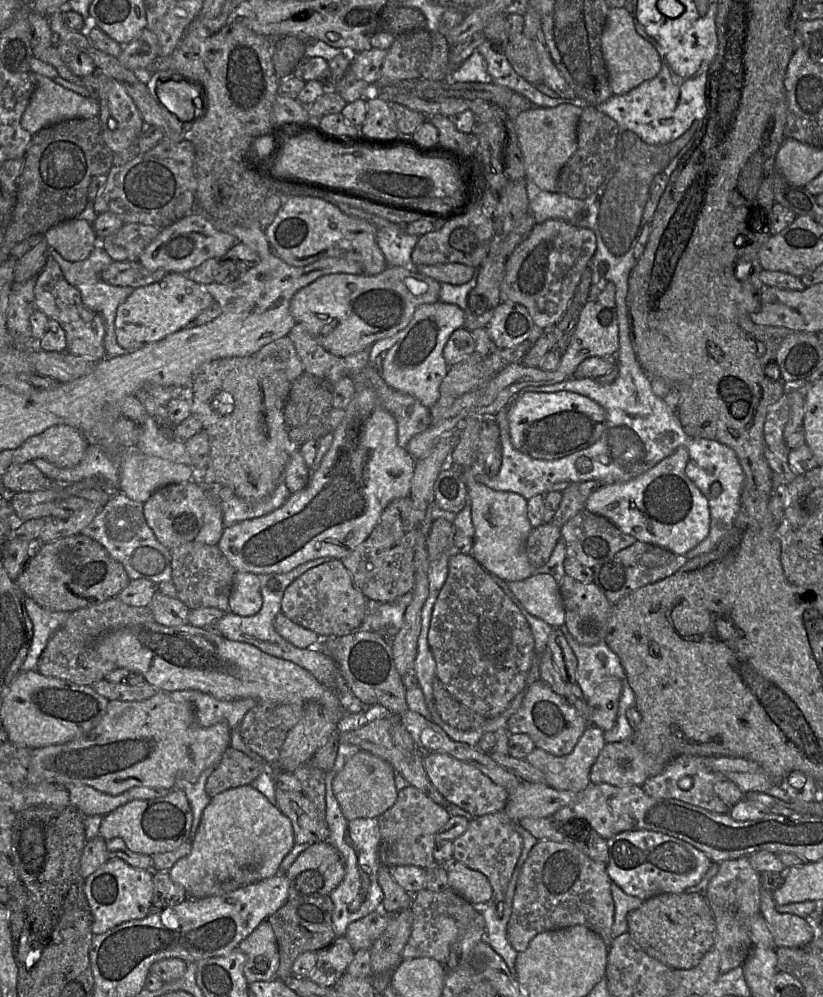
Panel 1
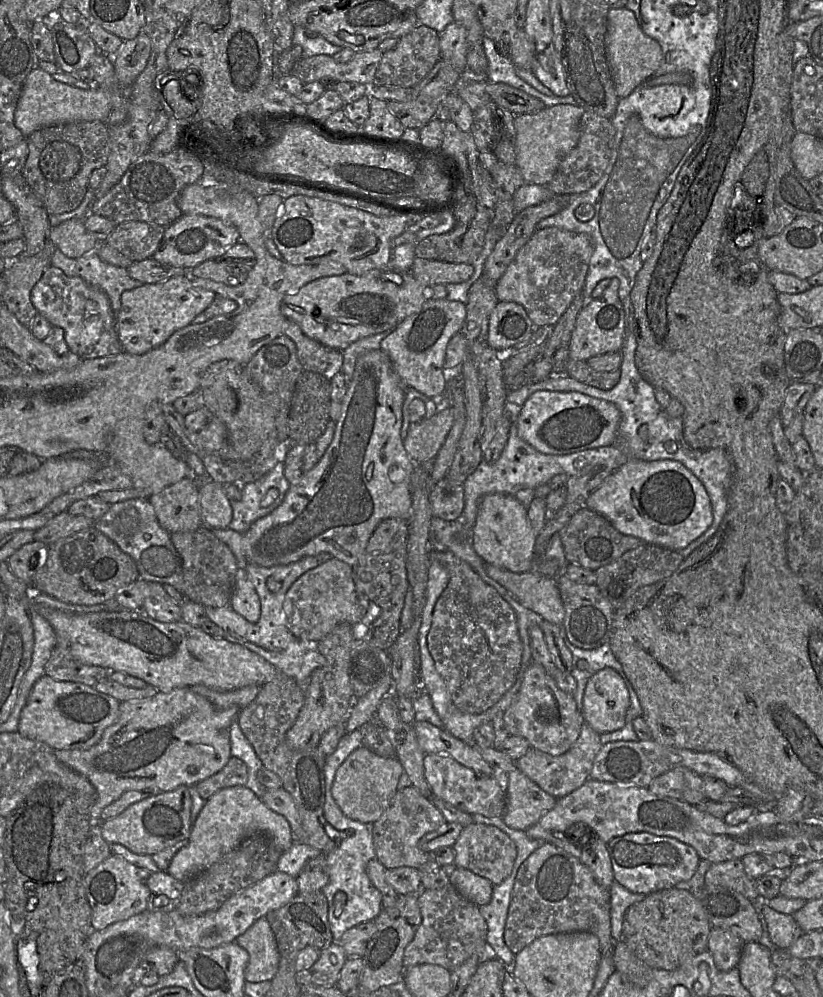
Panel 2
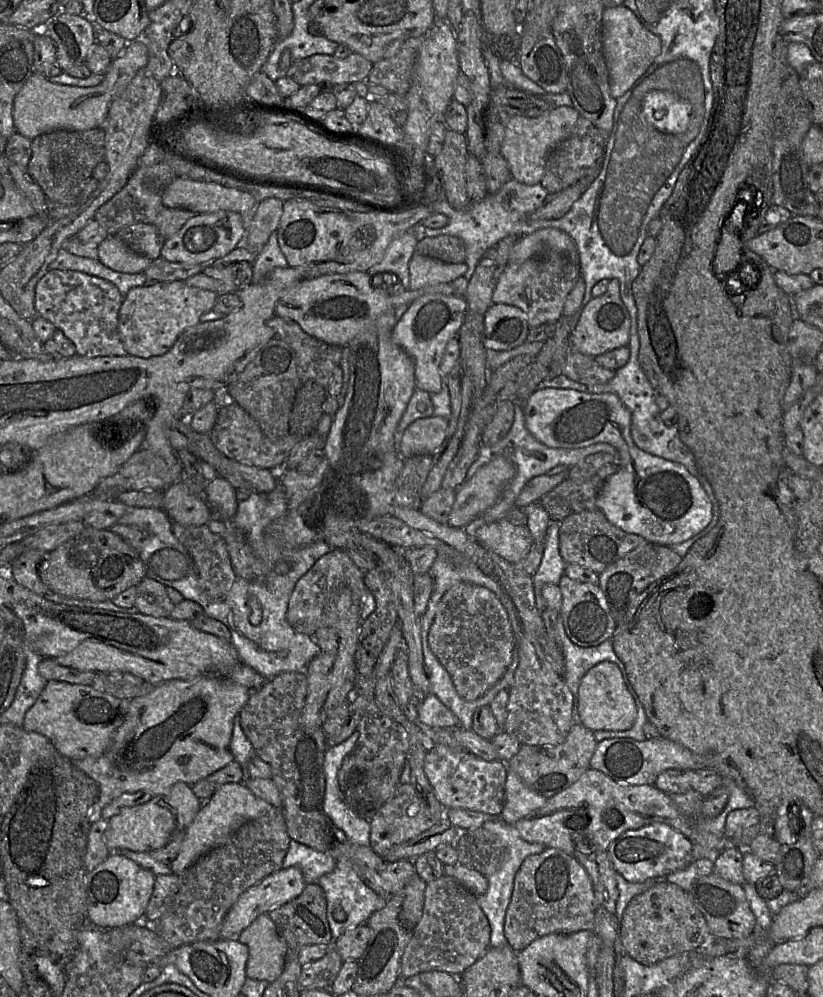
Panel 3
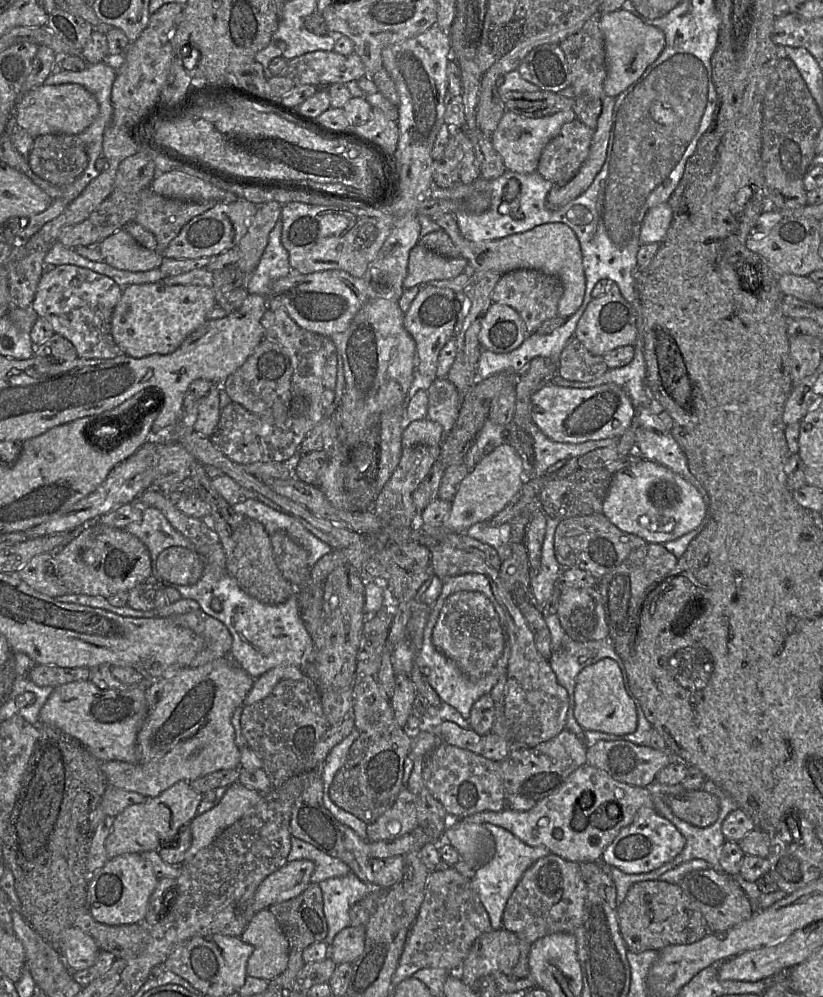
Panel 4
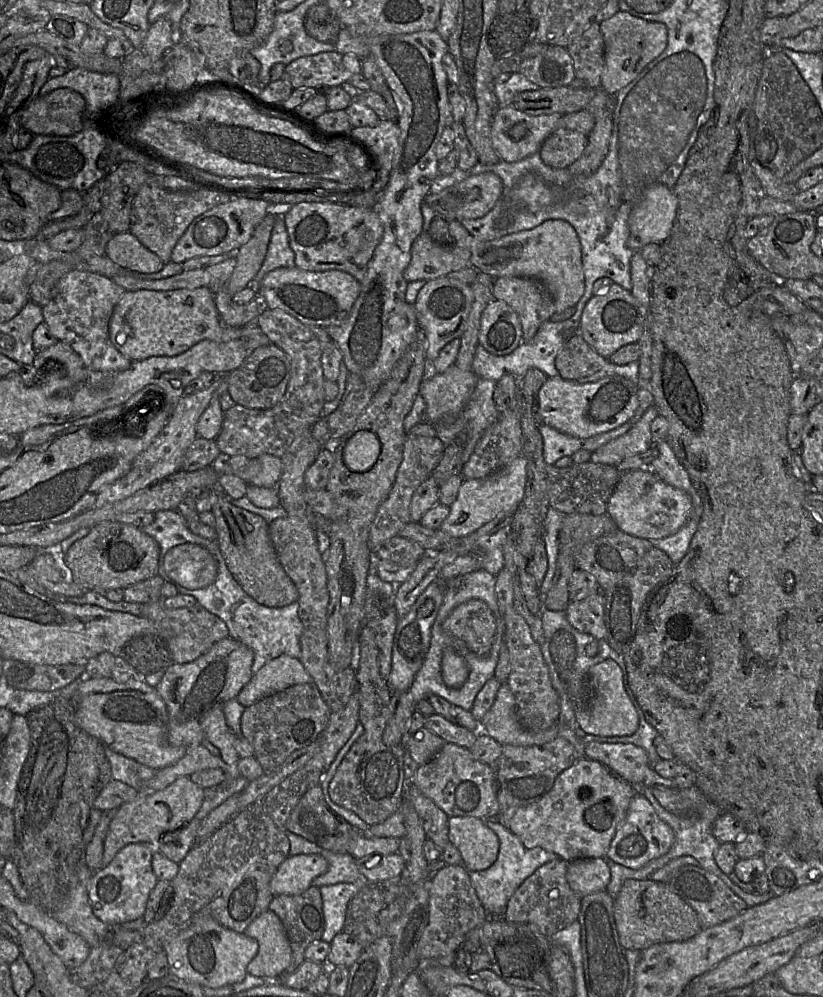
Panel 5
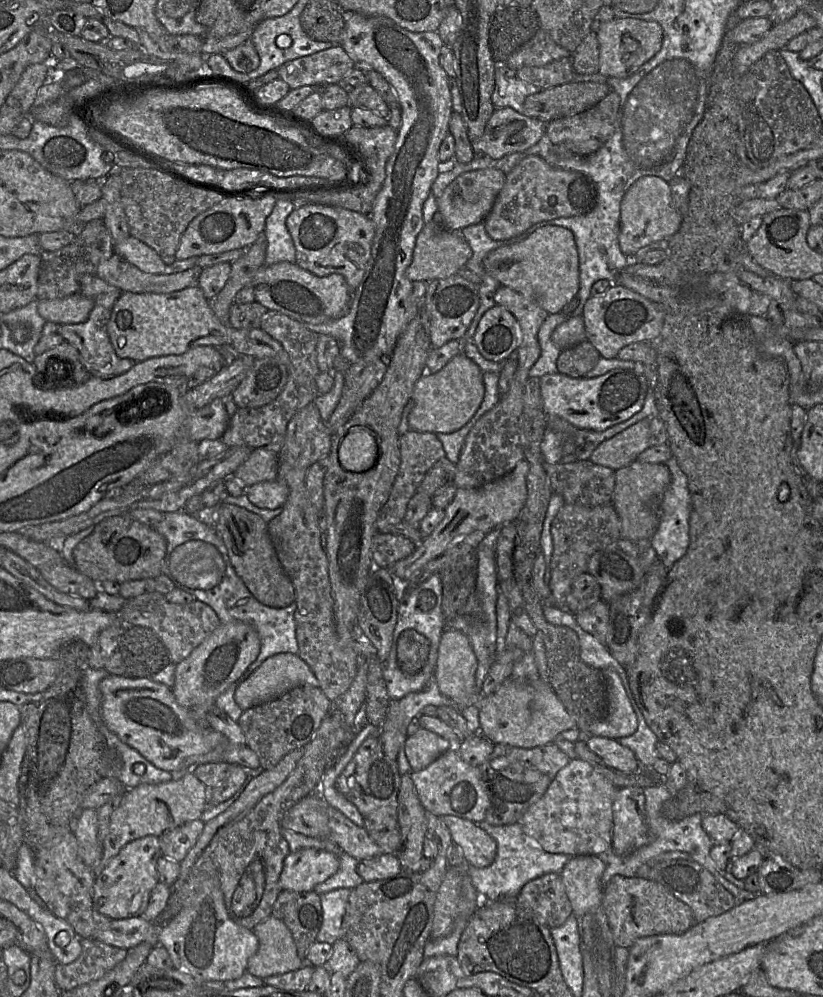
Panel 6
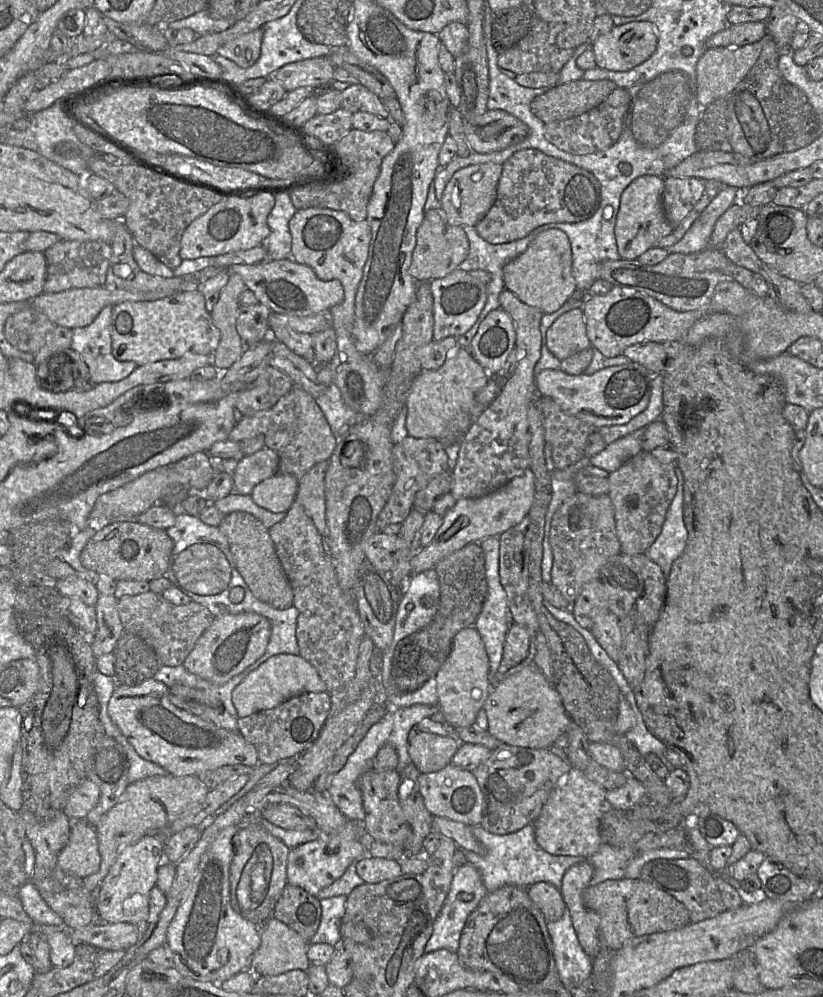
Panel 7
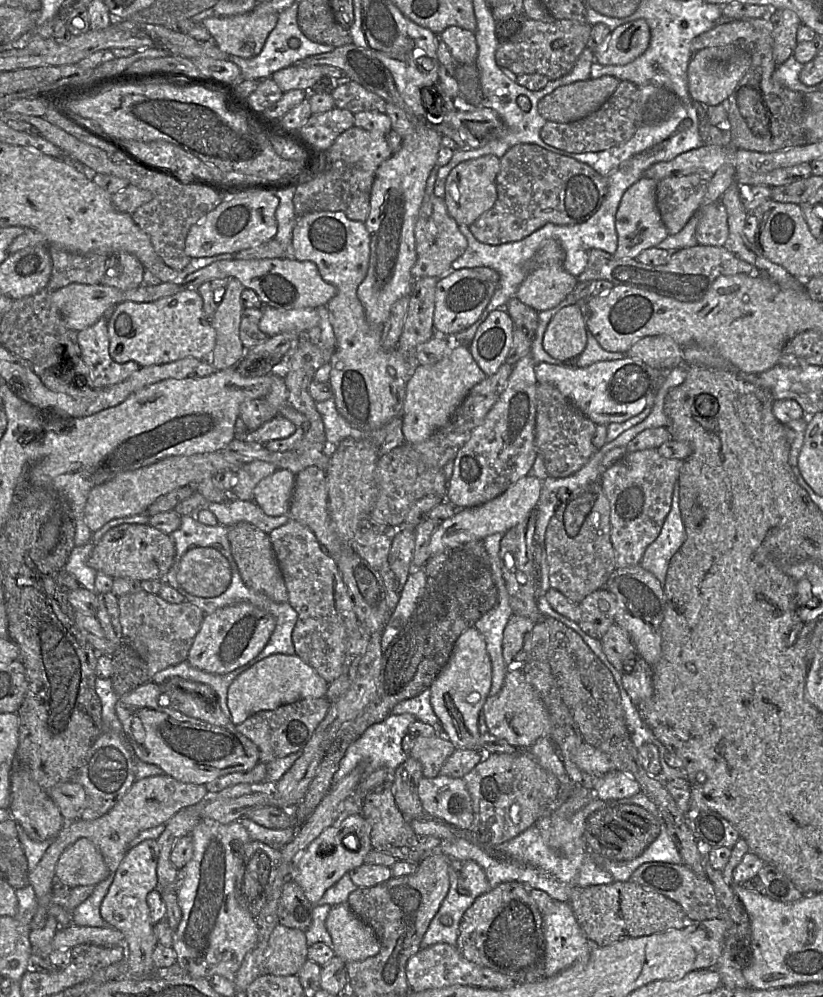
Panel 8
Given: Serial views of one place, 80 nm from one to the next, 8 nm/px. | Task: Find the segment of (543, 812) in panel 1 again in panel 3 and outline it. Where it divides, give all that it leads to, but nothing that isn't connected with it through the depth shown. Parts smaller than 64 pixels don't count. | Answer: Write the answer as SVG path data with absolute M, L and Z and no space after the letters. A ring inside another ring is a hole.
M508 769L502 821L514 825L542 808L547 800L548 798L528 787L517 774Z

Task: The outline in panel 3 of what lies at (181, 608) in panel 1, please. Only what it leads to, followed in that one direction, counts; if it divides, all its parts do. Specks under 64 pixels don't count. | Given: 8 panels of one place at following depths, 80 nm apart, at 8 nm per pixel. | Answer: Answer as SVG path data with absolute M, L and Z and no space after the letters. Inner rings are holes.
M145 577L136 586L135 610L153 617L169 617L175 604L169 599L165 585Z

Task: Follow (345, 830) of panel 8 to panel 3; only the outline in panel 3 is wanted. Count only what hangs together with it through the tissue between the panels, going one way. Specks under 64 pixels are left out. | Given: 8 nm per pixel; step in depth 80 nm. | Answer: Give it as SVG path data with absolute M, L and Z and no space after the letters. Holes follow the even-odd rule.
M297 867L282 868L267 876L242 893L230 908L223 919L219 939L238 939L240 933L259 915L268 913L270 910L292 901L303 892L305 886L306 882L302 871Z

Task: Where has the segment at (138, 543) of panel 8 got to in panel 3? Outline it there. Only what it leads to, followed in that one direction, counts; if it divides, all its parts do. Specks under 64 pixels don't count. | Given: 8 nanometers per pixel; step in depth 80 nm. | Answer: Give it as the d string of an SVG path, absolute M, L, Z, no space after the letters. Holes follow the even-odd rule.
M86 526L78 535L46 553L38 566L39 577L52 592L94 602L111 600L146 577L139 554L110 529Z

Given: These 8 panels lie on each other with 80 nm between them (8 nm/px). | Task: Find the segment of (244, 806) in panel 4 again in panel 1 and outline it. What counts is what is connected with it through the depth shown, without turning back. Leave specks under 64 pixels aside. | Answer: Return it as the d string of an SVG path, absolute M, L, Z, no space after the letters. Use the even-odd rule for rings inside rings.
M245 785L226 790L210 800L190 853L180 858L168 873L174 883L184 888L187 898L219 895L227 881L250 885L278 874L281 861L294 844L289 818L262 793Z

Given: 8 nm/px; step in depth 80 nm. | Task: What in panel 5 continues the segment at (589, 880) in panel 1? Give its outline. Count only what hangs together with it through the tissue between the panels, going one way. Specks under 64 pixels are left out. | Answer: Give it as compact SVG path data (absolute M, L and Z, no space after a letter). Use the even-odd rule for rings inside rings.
M557 858L540 866L510 898L503 918L511 923L536 926L547 937L578 920L582 898L575 893L566 878L569 862Z

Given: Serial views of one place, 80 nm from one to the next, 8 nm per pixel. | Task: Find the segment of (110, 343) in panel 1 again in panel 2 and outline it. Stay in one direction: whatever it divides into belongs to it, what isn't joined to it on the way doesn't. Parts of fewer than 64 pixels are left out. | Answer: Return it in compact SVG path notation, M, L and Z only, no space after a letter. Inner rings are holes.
M55 249L50 266L61 269L69 277L79 277L90 286L103 291L115 315L121 307L122 293L143 285L130 277L127 268L102 261L96 252L80 258L69 258Z

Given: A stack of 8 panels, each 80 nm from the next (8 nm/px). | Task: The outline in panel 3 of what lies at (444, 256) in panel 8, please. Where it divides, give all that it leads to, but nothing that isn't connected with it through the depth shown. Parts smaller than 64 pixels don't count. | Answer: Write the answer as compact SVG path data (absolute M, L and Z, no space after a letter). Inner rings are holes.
M415 252L409 263L410 290L437 283L451 283L468 270L465 262L448 263Z

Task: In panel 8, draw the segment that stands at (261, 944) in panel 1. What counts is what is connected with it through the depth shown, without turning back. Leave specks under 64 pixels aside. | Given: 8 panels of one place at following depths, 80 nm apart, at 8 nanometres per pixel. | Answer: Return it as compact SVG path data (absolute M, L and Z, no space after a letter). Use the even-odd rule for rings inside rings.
M278 924L269 938L264 973L298 974L306 960L308 944L305 931Z

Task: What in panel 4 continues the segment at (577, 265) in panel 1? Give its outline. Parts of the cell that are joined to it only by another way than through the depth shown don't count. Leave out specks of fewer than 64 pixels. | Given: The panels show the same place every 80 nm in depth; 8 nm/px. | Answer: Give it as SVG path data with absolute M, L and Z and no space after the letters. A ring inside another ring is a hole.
M517 269L501 275L491 299L494 303L515 309L525 324L526 334L530 335L536 332L544 321L558 315L558 303L562 295L563 285L558 278L534 269Z

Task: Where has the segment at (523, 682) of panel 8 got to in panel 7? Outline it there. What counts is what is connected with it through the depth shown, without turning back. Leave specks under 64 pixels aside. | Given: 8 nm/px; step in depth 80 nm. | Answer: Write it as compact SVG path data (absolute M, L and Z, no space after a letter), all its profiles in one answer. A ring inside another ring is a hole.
M532 663L498 682L484 703L488 732L501 743L549 748L568 729L571 718L554 685Z

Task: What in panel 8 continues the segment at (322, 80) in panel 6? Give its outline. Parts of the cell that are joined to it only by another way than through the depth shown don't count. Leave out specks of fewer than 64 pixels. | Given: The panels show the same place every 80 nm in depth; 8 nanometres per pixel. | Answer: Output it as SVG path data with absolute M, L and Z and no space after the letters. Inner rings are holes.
M291 65L276 71L271 76L284 93L295 89L310 91L311 87L322 77L321 65Z

